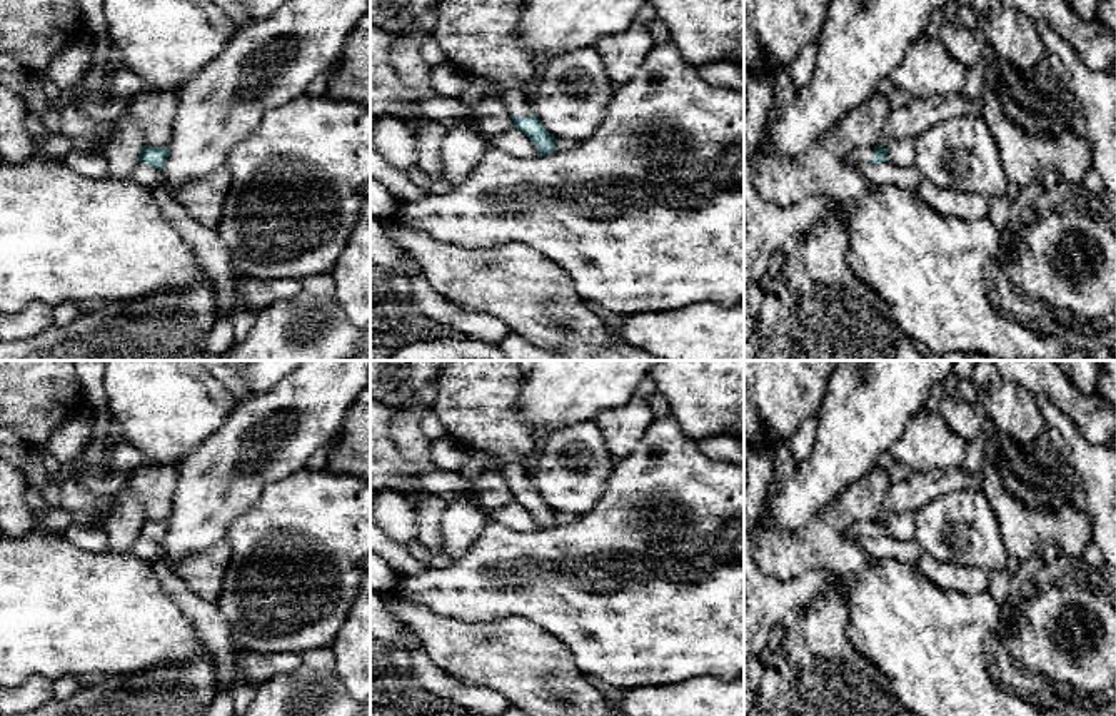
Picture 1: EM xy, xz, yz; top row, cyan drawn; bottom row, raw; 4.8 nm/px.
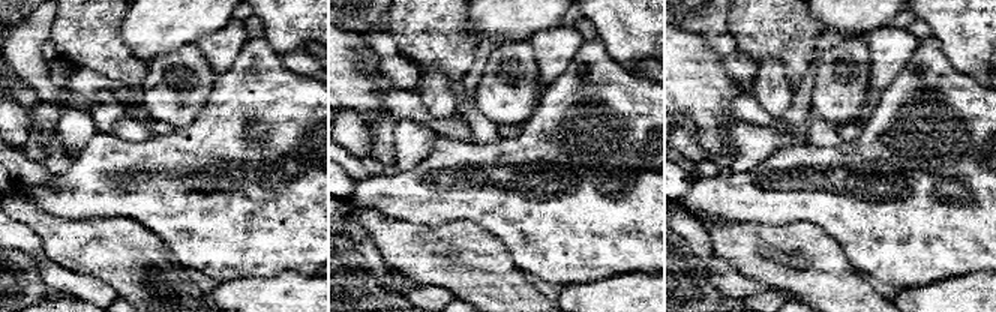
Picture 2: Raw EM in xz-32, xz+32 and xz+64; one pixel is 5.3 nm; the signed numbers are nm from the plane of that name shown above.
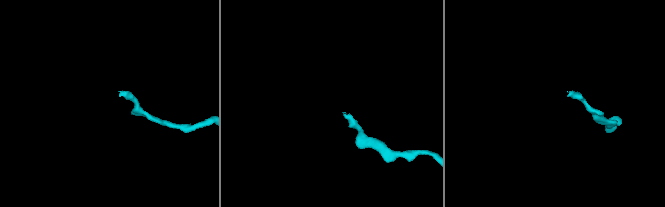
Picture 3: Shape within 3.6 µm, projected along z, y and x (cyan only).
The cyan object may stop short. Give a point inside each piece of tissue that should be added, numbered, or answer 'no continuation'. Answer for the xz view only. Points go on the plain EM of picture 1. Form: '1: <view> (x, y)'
1: xz (516, 474)

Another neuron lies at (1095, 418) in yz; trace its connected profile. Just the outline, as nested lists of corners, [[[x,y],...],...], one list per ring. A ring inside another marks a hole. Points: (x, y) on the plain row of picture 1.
[[[994,361],[998,372],[1033,394],[1046,394],[1096,446],[1116,437],[1116,407],[1099,396],[1079,394],[1054,361]]]

